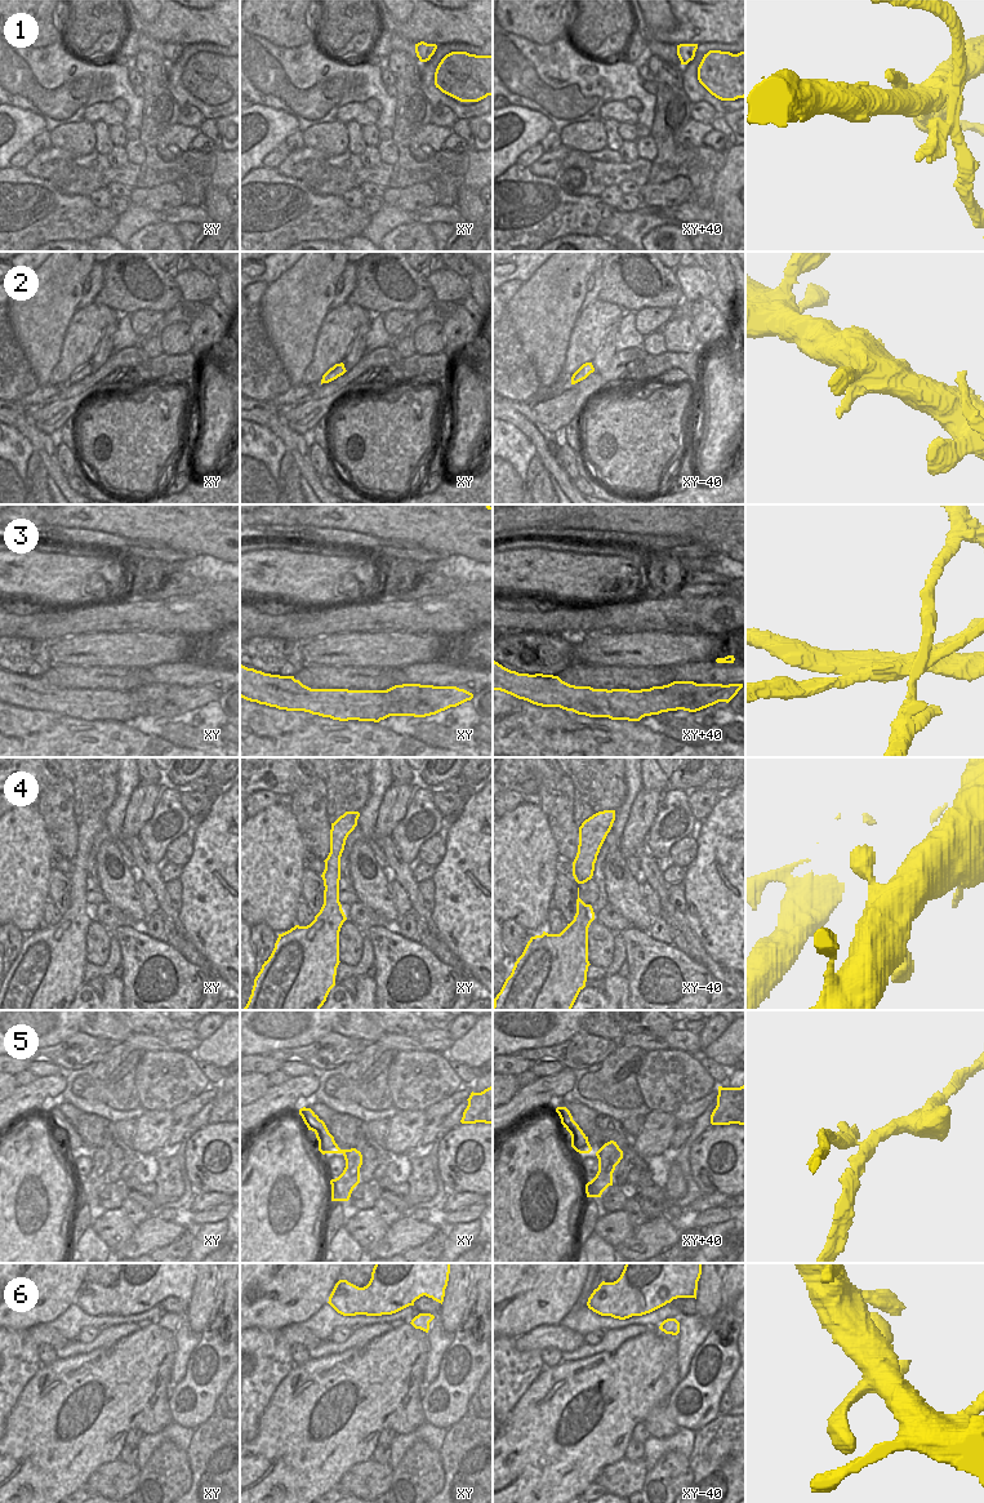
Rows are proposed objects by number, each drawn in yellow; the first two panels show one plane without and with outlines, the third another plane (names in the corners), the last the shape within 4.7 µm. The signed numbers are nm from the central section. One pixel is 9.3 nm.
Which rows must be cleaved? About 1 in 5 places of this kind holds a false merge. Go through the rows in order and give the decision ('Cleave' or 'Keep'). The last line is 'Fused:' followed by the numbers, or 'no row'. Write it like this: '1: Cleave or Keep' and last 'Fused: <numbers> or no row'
1: Keep
2: Keep
3: Cleave
4: Keep
5: Cleave
6: Keep
Fused: 3, 5

